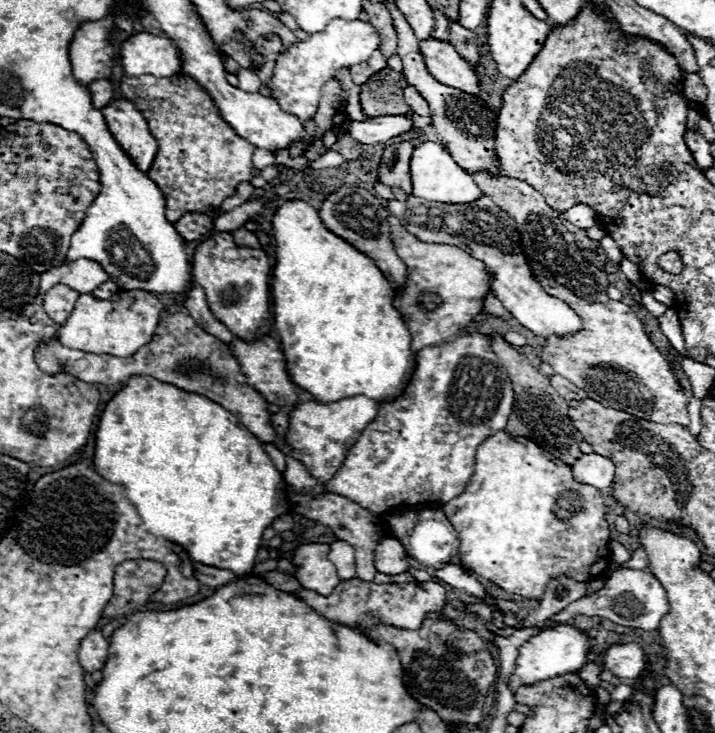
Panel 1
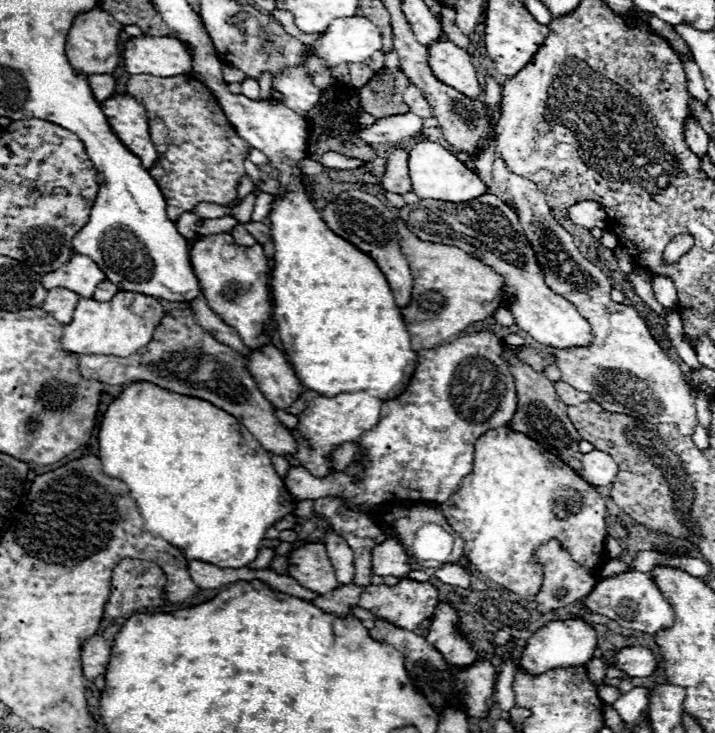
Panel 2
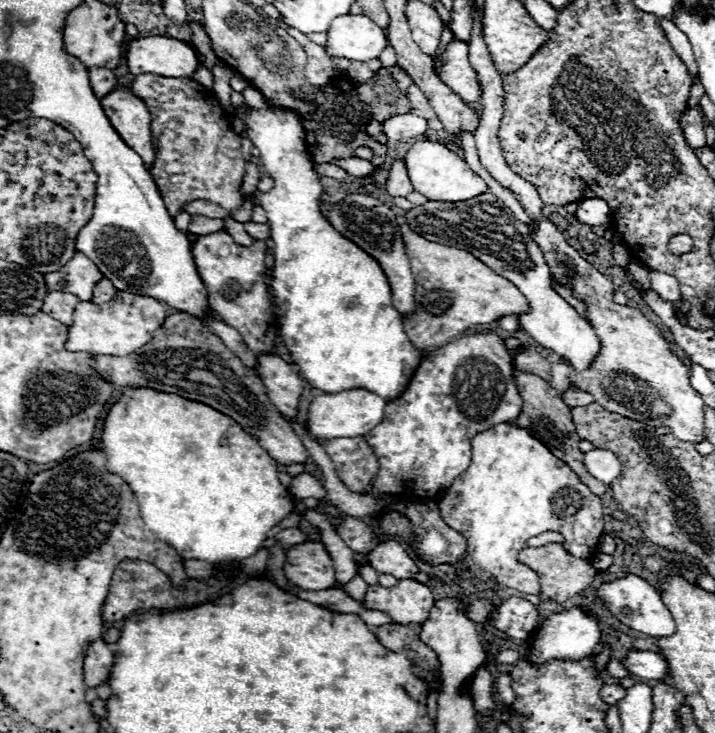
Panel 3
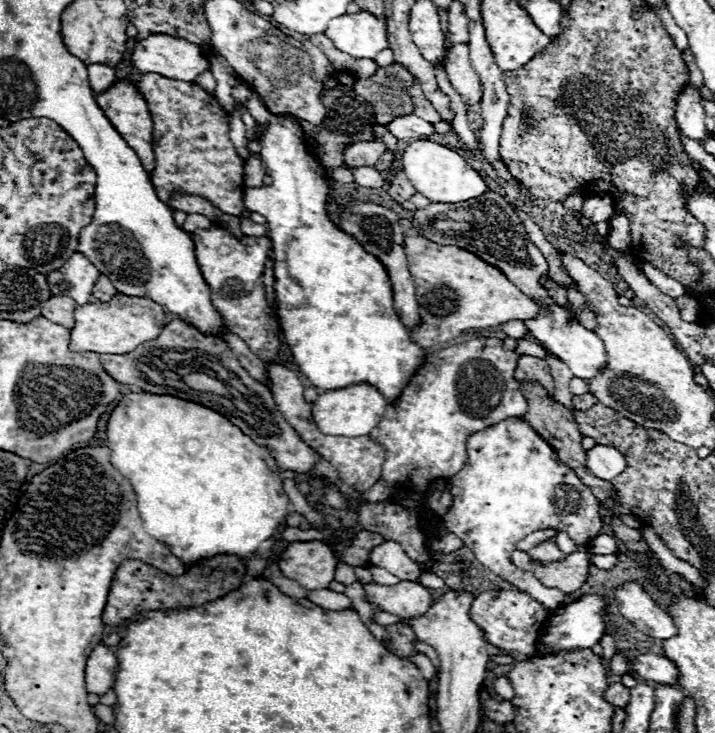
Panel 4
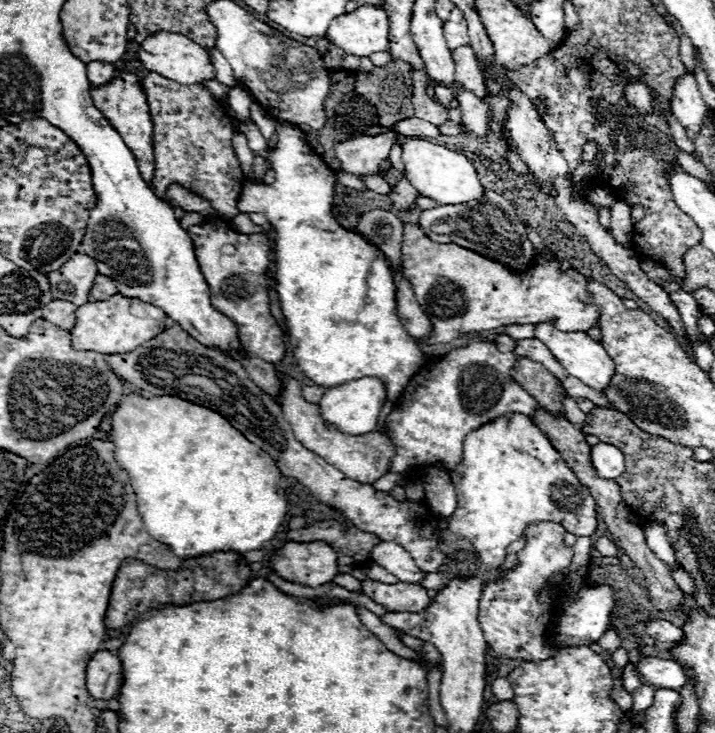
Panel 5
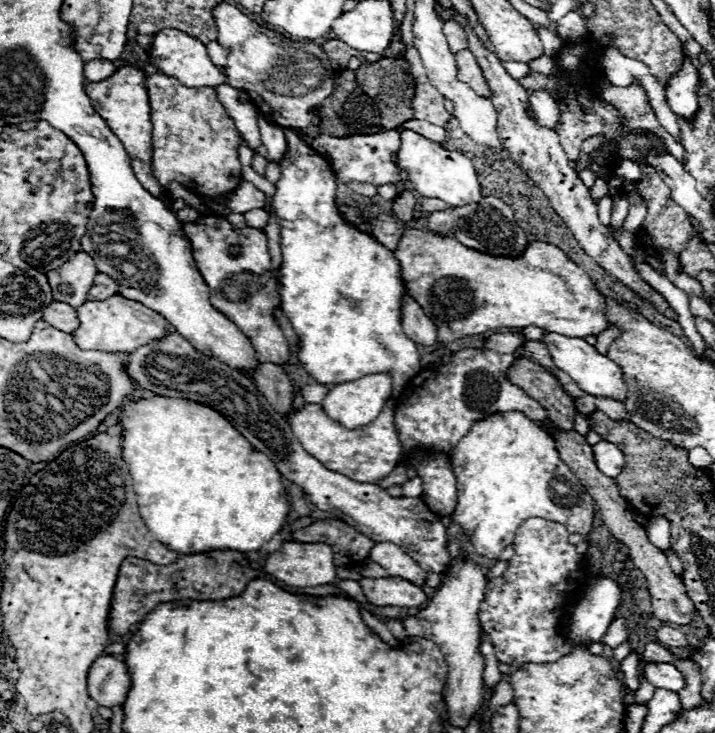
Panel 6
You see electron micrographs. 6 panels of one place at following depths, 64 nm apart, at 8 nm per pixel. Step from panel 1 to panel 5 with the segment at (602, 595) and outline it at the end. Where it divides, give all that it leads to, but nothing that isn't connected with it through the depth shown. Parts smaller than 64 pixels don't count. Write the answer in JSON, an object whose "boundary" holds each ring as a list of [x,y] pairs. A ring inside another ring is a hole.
{"boundary":[[[652,620],[646,626],[646,634],[652,636],[658,642],[666,642],[666,644],[674,644],[674,642],[682,642],[682,630],[676,628],[674,624],[670,624],[668,620]]]}

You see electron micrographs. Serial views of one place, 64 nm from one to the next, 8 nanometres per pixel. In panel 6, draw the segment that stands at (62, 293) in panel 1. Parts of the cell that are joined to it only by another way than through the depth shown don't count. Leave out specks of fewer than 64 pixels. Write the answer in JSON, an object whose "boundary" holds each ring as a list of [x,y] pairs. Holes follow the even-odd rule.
{"boundary":[[[52,302],[44,310],[44,320],[50,326],[54,326],[56,330],[62,330],[62,332],[68,332],[68,334],[72,334],[78,328],[76,310],[72,306],[68,306],[66,302]]]}

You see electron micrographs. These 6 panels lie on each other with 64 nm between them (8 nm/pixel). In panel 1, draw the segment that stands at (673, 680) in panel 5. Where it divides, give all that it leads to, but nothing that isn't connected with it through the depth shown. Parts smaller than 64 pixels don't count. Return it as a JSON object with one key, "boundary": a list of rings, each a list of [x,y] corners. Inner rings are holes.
{"boundary":[[[638,644],[610,646],[602,662],[604,670],[612,670],[618,678],[640,678],[646,668],[646,652]]]}

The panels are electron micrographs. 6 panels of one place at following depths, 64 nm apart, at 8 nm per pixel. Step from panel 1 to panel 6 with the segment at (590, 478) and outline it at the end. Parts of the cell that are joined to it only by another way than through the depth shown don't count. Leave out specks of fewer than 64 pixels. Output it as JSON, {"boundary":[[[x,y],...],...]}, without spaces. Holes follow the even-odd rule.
{"boundary":[[[598,442],[592,446],[592,452],[594,452],[594,462],[602,474],[616,478],[622,472],[622,468],[626,464],[626,456],[616,444]]]}

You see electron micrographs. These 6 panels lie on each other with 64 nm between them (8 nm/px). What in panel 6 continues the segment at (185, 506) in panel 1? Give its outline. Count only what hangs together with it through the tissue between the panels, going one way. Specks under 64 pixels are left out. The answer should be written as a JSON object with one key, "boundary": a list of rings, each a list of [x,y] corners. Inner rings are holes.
{"boundary":[[[154,396],[128,402],[120,420],[124,426],[124,458],[134,480],[138,510],[158,542],[178,554],[196,554],[210,548],[256,552],[284,526],[290,502],[284,496],[282,476],[274,462],[254,450],[220,412],[184,398]]]}

